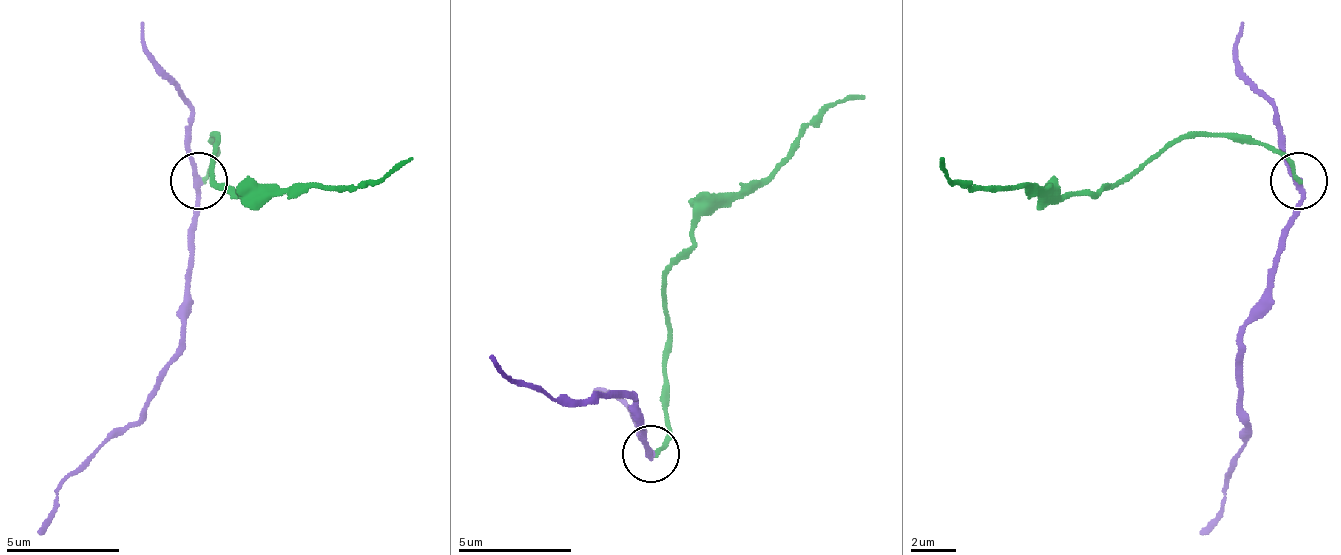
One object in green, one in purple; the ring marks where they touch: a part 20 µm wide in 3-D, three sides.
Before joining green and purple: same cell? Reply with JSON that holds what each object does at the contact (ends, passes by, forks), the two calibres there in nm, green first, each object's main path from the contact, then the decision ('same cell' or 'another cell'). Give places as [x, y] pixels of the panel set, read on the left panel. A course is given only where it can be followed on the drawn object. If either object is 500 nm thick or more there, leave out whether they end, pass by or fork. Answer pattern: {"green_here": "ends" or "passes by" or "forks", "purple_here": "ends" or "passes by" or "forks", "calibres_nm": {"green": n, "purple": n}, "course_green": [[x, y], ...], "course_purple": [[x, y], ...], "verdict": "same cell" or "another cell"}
{"green_here": "ends", "purple_here": "passes by", "calibres_nm": {"green": 150, "purple": 240}, "course_green": [[203, 182], [215, 154], [215, 137], [215, 177], [237, 194], [300, 194], [368, 188], [414, 159]], "course_purple": [[197, 182], [180, 353], [146, 410], [101, 444], [61, 484], [55, 512], [38, 535]], "verdict": "another cell"}

